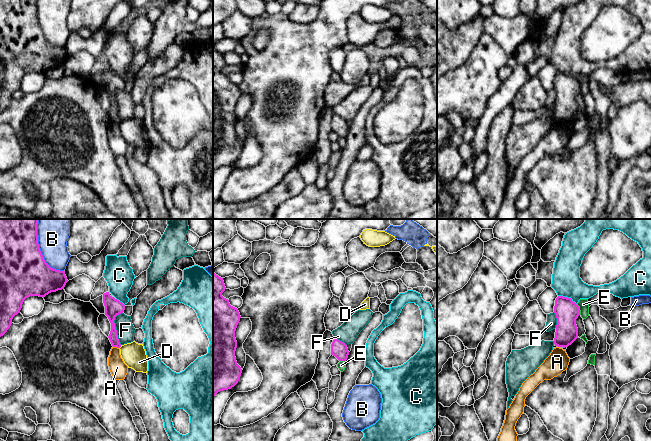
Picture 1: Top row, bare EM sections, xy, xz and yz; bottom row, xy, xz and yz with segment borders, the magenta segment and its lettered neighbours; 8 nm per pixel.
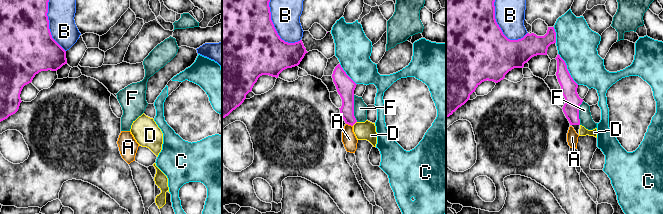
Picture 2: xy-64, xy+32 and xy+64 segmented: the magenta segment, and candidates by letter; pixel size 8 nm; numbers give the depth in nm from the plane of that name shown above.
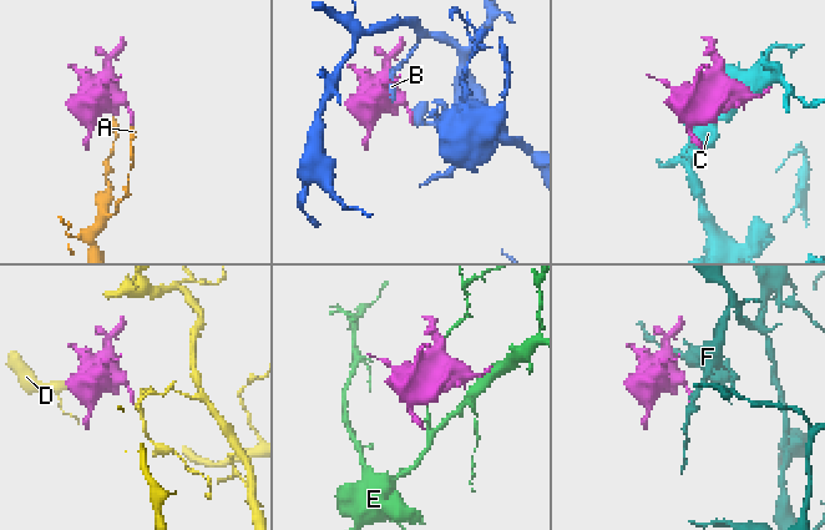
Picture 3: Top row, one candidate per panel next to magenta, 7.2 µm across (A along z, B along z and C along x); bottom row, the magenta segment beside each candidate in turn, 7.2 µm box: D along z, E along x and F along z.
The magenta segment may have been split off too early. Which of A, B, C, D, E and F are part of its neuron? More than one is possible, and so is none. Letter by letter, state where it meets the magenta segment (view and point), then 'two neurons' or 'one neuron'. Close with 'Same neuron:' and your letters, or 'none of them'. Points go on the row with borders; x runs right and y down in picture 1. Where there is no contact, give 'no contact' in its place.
A: xy (116, 346) | two neurons
B: xy (39, 249) | two neurons
C: yz (566, 297) | two neurons
D: xy (120, 346) | two neurons
E: yz (578, 309) | two neurons
F: xy (115, 327) | two neurons
Same neuron: none of them

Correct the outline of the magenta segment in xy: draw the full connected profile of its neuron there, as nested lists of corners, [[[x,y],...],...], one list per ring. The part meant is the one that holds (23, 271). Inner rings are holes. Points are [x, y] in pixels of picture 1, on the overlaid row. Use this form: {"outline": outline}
{"outline": [[[0,219],[0,337],[3,336],[10,328],[13,317],[20,313],[22,304],[26,298],[30,296],[39,296],[44,298],[51,292],[64,289],[68,282],[65,271],[53,269],[45,262],[38,244],[37,224],[38,219]]]}

